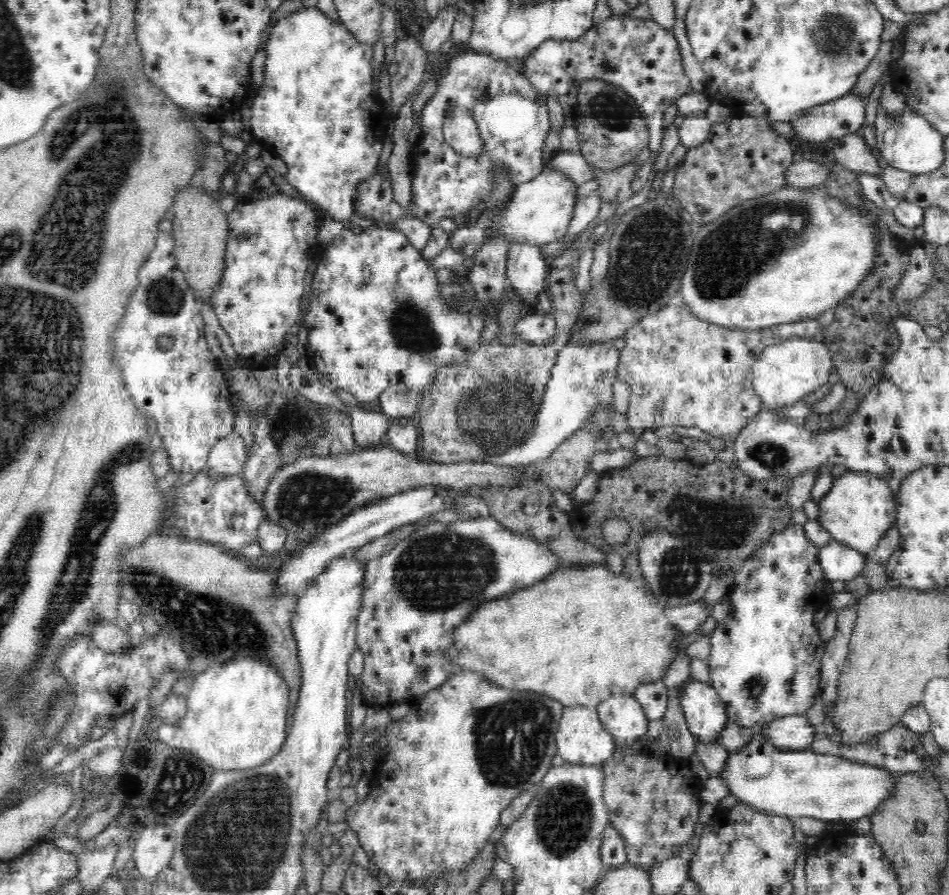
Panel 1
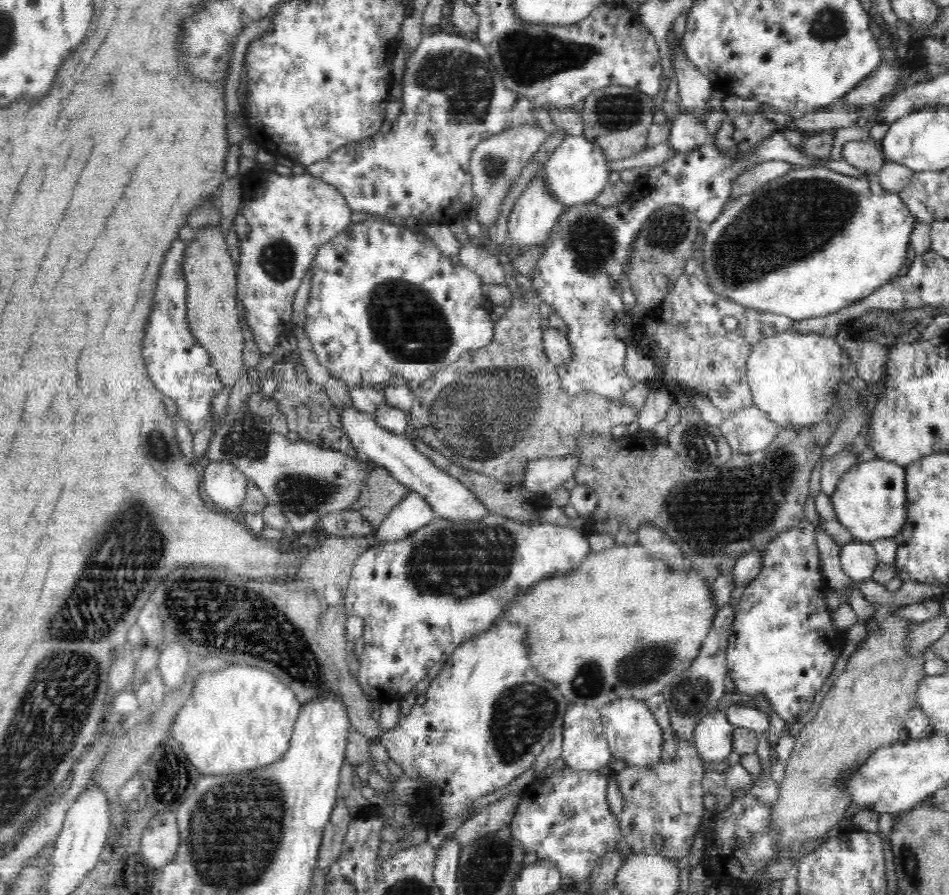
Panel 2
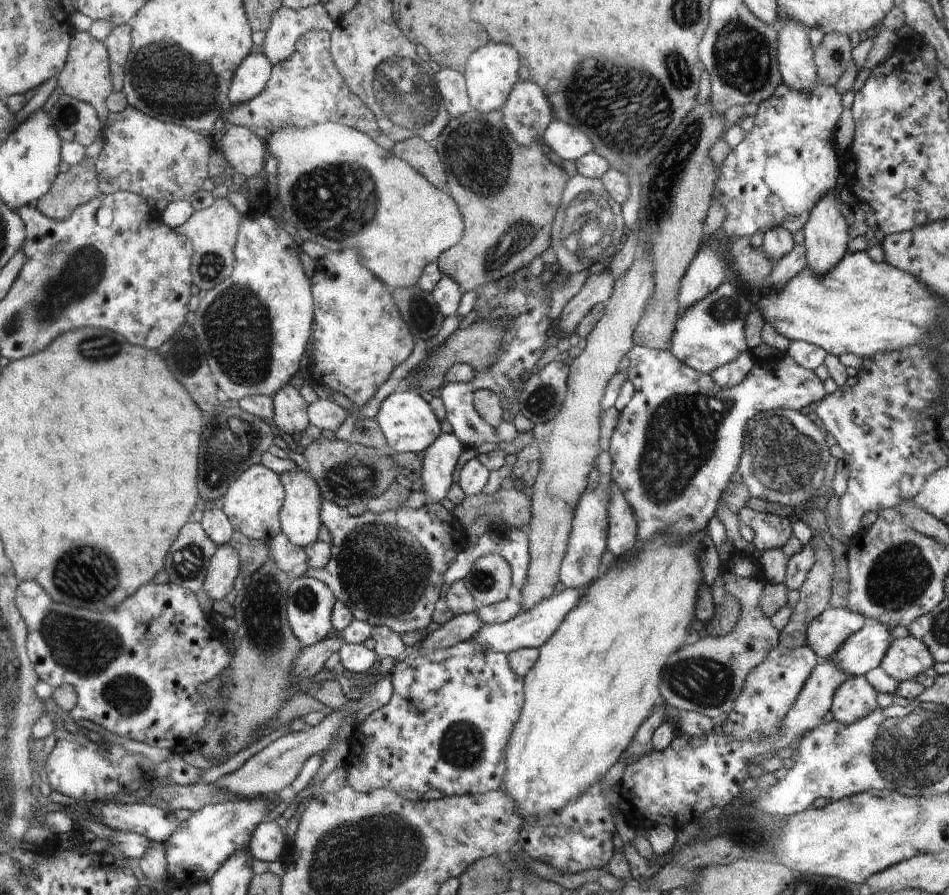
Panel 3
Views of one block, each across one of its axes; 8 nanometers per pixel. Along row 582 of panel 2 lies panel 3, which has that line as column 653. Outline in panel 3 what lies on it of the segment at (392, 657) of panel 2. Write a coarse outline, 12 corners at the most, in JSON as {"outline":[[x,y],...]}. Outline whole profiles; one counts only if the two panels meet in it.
{"outline":[[628,352],[611,478],[638,525],[706,528],[748,424],[827,398],[790,356],[720,388]]}

